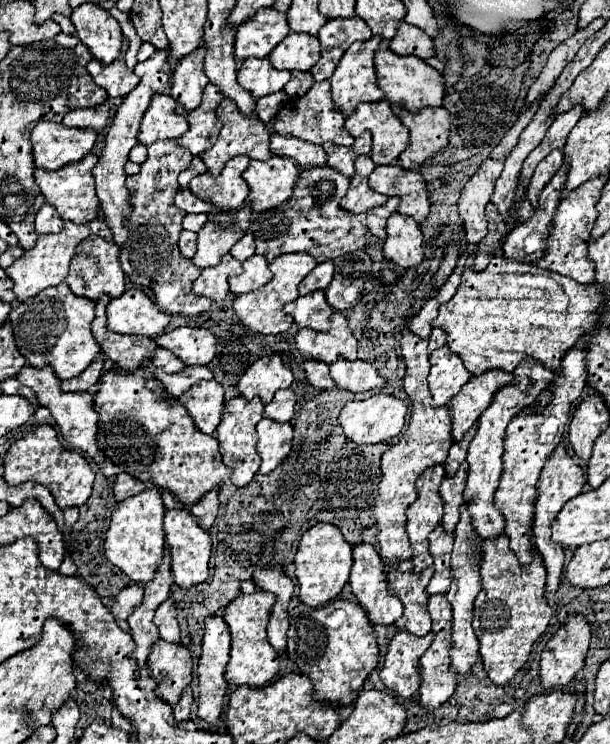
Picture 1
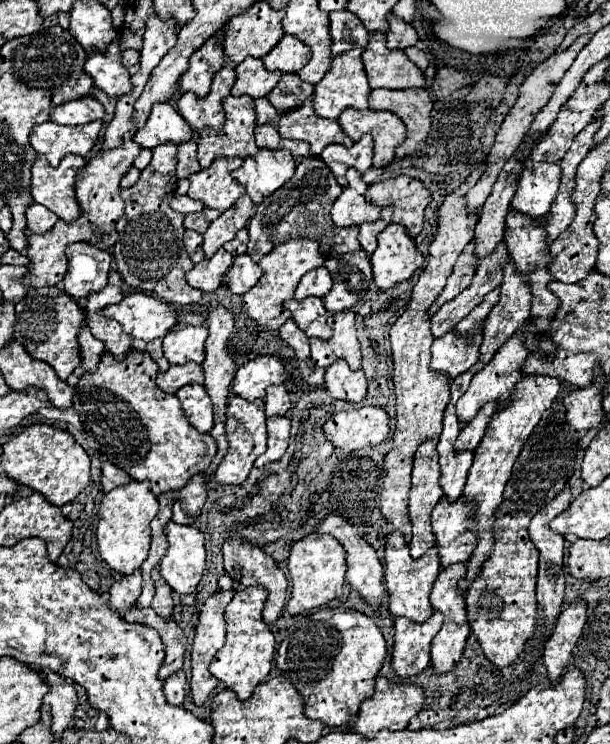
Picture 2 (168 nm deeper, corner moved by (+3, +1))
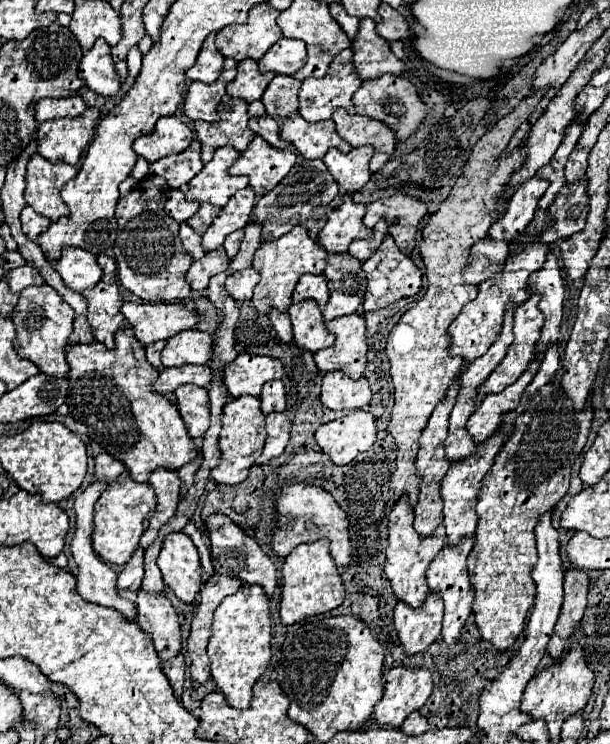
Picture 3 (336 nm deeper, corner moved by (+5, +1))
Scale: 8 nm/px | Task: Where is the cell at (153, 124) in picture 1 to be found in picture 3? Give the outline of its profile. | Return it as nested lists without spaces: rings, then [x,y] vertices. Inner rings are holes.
[[[176,115],[162,117],[154,125],[152,133],[146,133],[134,141],[134,151],[146,161],[154,163],[160,157],[184,151],[194,139],[192,129]]]

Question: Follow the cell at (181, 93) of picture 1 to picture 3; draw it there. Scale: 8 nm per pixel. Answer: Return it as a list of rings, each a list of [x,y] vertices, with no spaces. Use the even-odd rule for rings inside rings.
[[[210,33],[206,37],[206,41],[204,41],[200,53],[198,53],[198,59],[196,59],[194,67],[190,67],[186,71],[186,79],[190,79],[190,81],[202,81],[202,83],[214,83],[220,77],[224,57],[216,49],[214,39],[216,39],[216,33]]]

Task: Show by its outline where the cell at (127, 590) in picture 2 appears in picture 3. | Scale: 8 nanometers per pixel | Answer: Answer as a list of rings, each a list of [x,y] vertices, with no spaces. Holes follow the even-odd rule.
[[[138,547],[138,551],[134,551],[132,559],[118,573],[118,589],[128,589],[128,591],[138,591],[140,589],[140,583],[144,579],[142,557],[144,557],[144,551],[142,551],[142,547]]]

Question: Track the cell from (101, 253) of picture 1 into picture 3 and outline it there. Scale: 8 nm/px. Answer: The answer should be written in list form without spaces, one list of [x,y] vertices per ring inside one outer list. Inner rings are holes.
[[[64,247],[62,257],[52,265],[64,279],[66,287],[78,293],[82,293],[84,289],[96,287],[96,283],[104,275],[102,267],[96,261],[96,255],[80,247]]]

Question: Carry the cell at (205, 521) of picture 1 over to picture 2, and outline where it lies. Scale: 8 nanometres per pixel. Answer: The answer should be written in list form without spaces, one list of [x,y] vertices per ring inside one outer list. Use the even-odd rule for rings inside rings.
[[[196,473],[180,491],[178,491],[178,501],[184,509],[186,515],[198,517],[202,511],[202,505],[206,503],[206,483],[204,483],[204,473]]]

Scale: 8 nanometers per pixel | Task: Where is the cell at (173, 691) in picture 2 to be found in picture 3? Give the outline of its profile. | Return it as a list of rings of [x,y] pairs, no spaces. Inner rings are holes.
[[[178,655],[176,659],[164,663],[164,673],[174,689],[174,695],[180,699],[182,695],[182,687],[184,687],[184,677],[186,677],[186,663],[184,663],[184,657]]]

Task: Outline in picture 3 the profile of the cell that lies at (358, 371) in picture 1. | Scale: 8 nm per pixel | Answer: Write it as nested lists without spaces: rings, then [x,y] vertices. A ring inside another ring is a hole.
[[[342,371],[326,373],[322,379],[320,401],[334,411],[354,411],[368,405],[372,399],[370,385],[364,377],[350,379]]]

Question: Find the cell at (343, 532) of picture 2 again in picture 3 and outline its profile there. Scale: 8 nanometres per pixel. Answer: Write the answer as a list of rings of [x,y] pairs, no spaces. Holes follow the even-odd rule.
[[[290,483],[284,485],[276,499],[278,509],[278,527],[274,529],[272,545],[274,553],[280,557],[286,557],[294,547],[302,543],[312,543],[316,539],[330,539],[330,553],[338,569],[344,569],[352,563],[352,545],[350,545],[350,533],[348,533],[348,519],[346,513],[340,509],[340,505],[334,501],[330,493],[326,493],[320,487],[306,485],[306,483]]]

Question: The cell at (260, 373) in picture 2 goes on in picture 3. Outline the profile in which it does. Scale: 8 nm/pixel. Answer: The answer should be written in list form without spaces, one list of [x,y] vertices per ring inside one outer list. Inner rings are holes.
[[[242,353],[226,367],[224,383],[232,397],[260,397],[262,385],[272,379],[282,379],[282,375],[284,367],[278,359]]]

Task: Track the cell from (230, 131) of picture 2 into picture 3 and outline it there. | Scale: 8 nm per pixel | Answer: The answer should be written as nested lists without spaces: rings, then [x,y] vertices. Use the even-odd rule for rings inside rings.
[[[226,95],[218,105],[220,121],[206,123],[196,121],[196,139],[202,143],[202,163],[208,163],[218,147],[236,147],[236,151],[246,151],[254,133],[248,129],[248,103],[244,99],[232,99]]]

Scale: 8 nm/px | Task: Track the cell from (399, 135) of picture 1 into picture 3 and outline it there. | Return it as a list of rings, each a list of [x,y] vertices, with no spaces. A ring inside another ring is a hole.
[[[336,109],[332,115],[332,121],[336,123],[338,135],[344,141],[348,141],[352,147],[362,147],[362,145],[374,147],[374,157],[370,161],[372,173],[384,167],[384,163],[390,159],[396,145],[394,129],[388,129],[386,123],[382,125],[376,119],[370,119],[358,113],[350,115],[344,109]]]

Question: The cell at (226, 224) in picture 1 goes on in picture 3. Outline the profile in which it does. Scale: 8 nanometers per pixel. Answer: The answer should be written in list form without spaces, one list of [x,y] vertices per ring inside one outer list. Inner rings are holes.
[[[250,187],[232,195],[226,207],[222,207],[220,215],[212,221],[208,231],[202,235],[202,247],[206,251],[214,251],[218,245],[224,243],[226,235],[230,235],[236,229],[244,229],[250,223],[254,201],[256,195]]]

